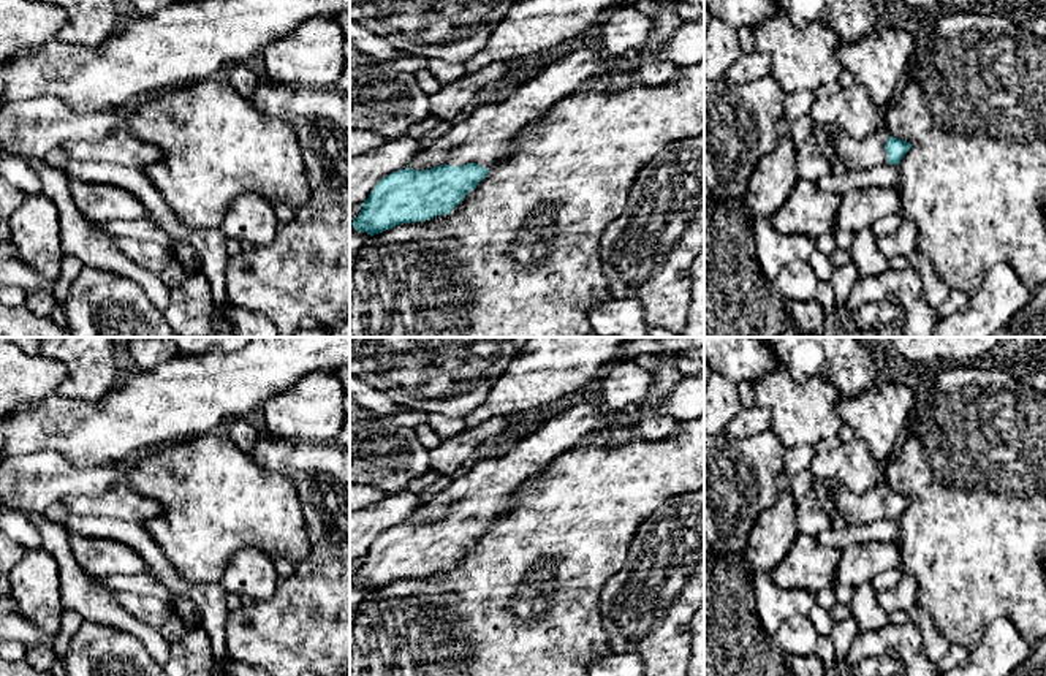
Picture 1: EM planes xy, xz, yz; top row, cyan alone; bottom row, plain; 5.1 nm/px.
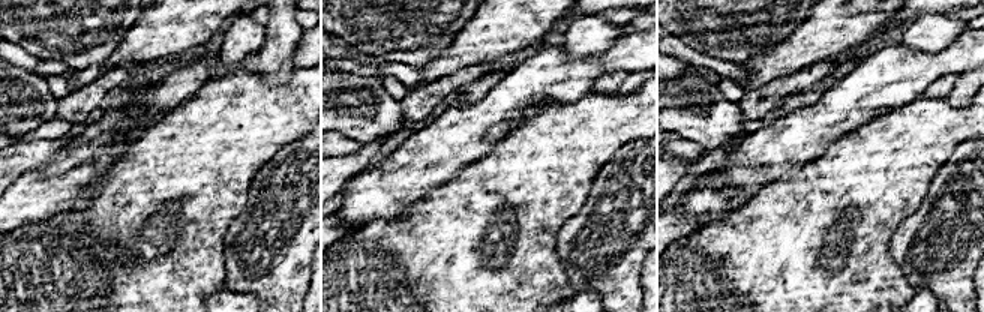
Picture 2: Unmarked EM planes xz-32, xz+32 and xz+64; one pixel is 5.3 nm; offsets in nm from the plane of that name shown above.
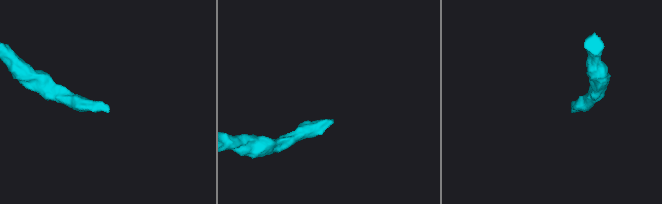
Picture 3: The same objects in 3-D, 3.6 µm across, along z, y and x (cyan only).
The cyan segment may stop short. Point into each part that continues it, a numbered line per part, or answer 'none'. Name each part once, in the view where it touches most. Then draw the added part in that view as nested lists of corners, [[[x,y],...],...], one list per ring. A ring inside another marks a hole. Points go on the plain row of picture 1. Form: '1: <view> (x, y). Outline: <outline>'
1: xz (488, 491). Outline: [[[600,397],[581,399],[573,407],[559,412],[548,418],[532,435],[521,440],[508,454],[500,458],[489,458],[476,461],[475,467],[464,477],[454,480],[445,491],[438,492],[432,500],[429,500],[415,516],[413,522],[416,526],[430,524],[442,519],[464,521],[467,518],[476,518],[491,524],[495,518],[505,515],[516,505],[516,494],[529,481],[538,480],[546,469],[555,462],[559,456],[567,451],[574,450],[579,443],[590,439],[593,434],[614,429],[616,434],[606,442],[609,446],[622,443],[628,435],[631,427],[638,427],[641,415],[627,410],[606,410]]]

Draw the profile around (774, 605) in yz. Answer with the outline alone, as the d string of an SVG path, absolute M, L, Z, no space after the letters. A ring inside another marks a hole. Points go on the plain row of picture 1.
M756 573L753 598L760 624L769 636L774 636L788 619L796 614L807 616L817 605L813 592L805 589L782 589L774 583L771 573Z

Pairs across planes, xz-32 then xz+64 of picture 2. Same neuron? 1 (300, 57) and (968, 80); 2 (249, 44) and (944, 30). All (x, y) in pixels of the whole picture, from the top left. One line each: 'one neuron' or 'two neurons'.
1: two neurons
2: one neuron

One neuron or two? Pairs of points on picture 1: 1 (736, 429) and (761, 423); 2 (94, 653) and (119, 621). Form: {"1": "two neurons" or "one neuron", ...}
{"1": "one neuron", "2": "two neurons"}

